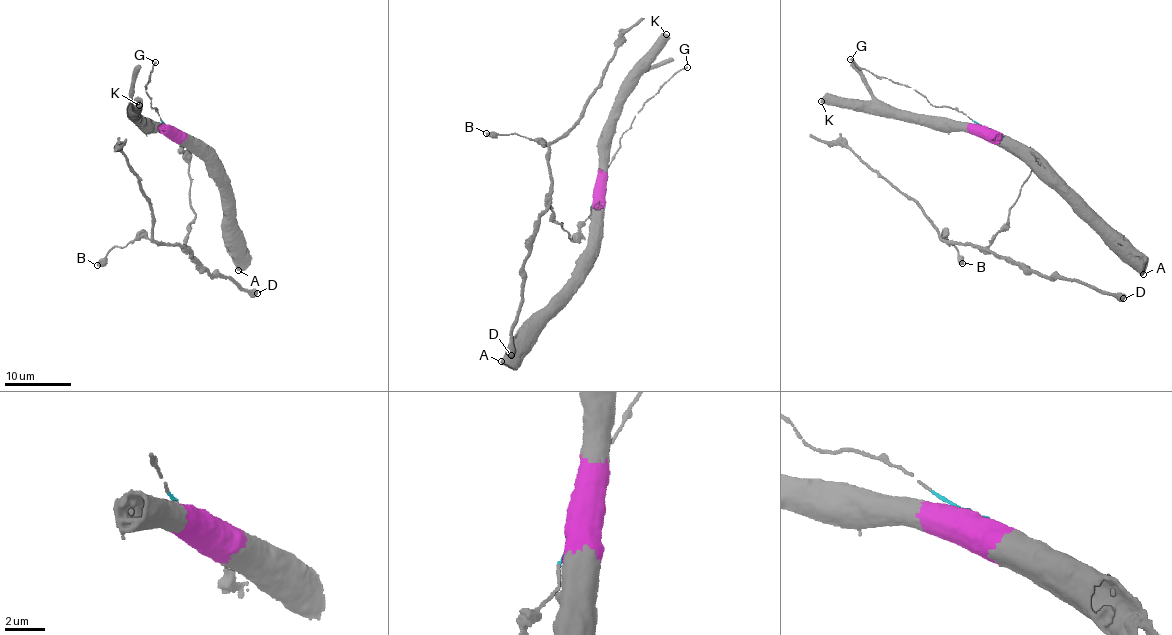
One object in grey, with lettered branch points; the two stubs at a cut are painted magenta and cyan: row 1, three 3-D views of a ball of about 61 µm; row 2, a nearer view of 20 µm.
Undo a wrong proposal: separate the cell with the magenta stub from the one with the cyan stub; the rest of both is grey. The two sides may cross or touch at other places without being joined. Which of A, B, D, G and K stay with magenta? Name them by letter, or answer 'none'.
A, K

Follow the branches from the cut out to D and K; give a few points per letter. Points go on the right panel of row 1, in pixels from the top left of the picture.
D: (987, 128), (1008, 138), (1033, 166), (989, 249), (1042, 274), (1079, 279), (1123, 298)
K: (987, 128), (941, 127), (820, 101)

